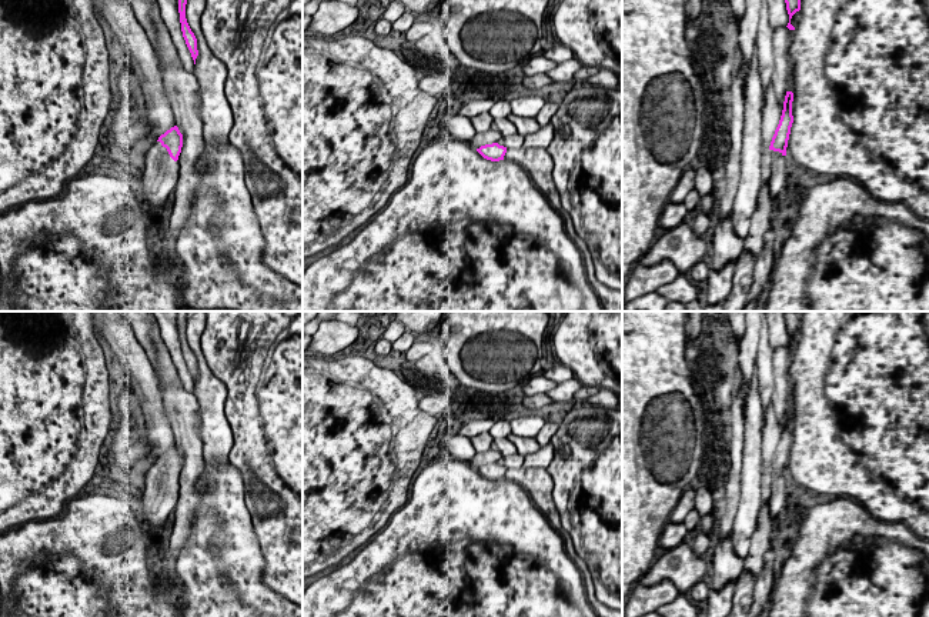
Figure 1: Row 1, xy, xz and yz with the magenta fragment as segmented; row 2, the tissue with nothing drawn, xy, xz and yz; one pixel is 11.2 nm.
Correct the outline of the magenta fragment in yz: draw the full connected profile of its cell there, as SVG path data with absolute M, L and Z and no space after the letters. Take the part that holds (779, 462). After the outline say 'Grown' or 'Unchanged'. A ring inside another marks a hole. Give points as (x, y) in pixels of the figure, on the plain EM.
M786 411L782 436L769 466L772 477L769 514L771 518L775 521L775 524L781 520L786 508L786 491L788 491L786 467L791 454L791 447L793 443L792 421L793 421L793 413Z. Grown

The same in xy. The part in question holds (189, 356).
M178 311L178 333L180 333L181 351L196 384L196 378L198 376L197 358L187 343L186 324L187 324L187 311Z. Unchanged

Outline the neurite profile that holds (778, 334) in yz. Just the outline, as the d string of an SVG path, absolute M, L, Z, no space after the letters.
M765 311L768 318L768 337L772 350L785 347L789 343L789 334L785 323L785 311Z

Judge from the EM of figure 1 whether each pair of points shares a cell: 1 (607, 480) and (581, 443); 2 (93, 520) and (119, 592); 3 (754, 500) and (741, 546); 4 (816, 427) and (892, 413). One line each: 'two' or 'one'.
1: one
2: one
3: one
4: one

